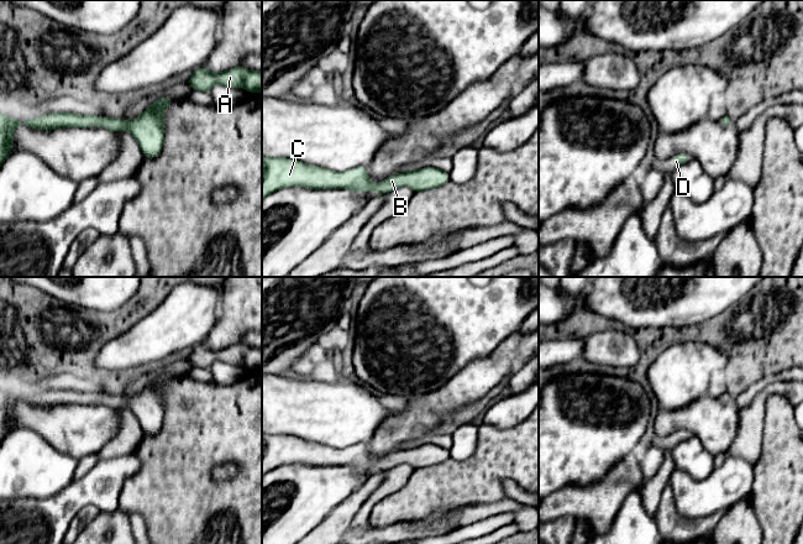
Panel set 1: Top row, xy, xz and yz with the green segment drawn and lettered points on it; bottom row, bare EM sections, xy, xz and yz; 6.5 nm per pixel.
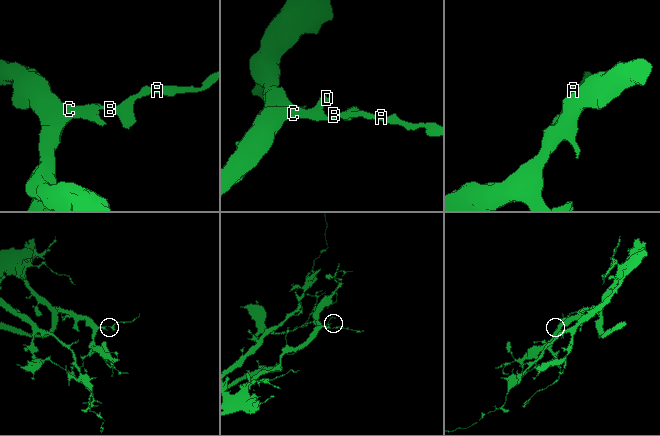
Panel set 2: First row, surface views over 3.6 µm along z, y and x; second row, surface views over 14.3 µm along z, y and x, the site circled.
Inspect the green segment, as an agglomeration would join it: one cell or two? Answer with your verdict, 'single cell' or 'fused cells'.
single cell

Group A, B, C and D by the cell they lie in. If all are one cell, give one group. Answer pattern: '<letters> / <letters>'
A B C D

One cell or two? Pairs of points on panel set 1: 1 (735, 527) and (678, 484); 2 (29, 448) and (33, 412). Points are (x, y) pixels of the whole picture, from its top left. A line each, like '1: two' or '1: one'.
1: two
2: two

